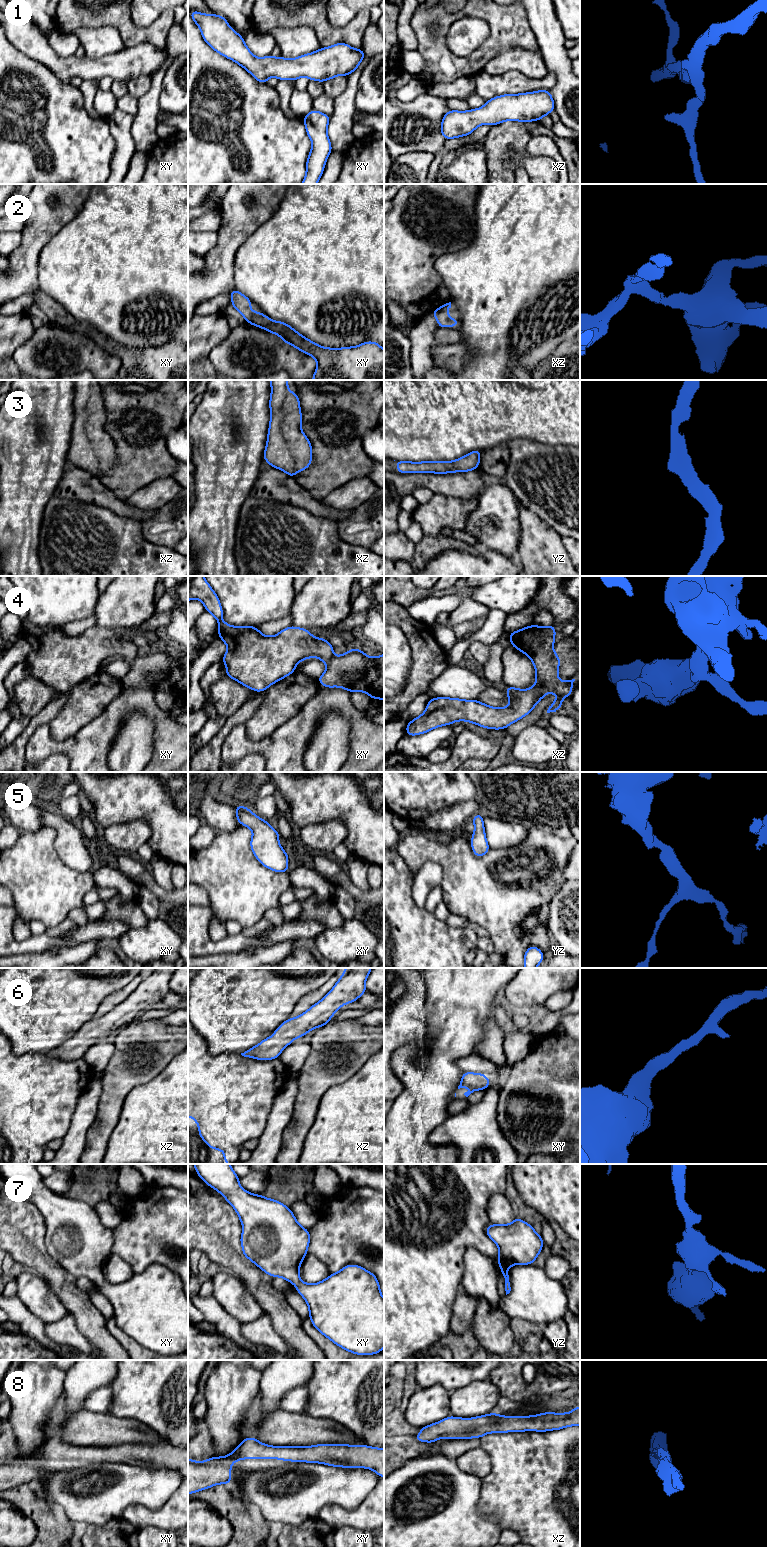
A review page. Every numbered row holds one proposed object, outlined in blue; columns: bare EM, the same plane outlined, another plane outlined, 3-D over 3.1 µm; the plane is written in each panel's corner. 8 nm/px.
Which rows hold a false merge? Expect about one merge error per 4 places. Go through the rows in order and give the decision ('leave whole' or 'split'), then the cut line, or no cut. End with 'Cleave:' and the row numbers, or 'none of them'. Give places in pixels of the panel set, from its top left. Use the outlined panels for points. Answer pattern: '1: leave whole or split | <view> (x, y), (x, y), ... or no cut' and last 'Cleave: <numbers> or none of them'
1: leave whole | no cut
2: leave whole | no cut
3: leave whole | no cut
4: leave whole | no cut
5: leave whole | no cut
6: leave whole | no cut
7: leave whole | no cut
8: leave whole | no cut
Cleave: none of them

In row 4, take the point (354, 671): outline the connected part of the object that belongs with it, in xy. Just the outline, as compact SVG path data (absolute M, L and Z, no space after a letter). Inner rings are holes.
M188 576L188 601L200 600L205 610L218 621L218 636L227 645L228 650L223 656L227 668L226 676L254 690L265 691L270 685L295 672L295 667L304 659L317 657L327 668L317 681L327 688L341 687L349 693L361 691L371 699L384 701L384 654L379 657L368 657L361 649L351 648L347 653L335 656L334 647L326 640L310 634L309 629L294 626L287 627L274 636L263 635L257 627L235 627L222 620L223 609L214 590L204 576Z

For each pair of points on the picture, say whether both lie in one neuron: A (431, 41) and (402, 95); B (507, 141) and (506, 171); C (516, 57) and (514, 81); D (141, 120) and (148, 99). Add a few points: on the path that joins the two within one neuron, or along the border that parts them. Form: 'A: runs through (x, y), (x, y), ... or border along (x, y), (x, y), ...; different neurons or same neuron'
A: border along (419, 79), (426, 84); different neurons
B: runs through (502, 148), (502, 164); same neuron
C: border along (492, 73), (518, 71), (537, 79); different neurons
D: runs through (146, 115), (148, 104); same neuron

